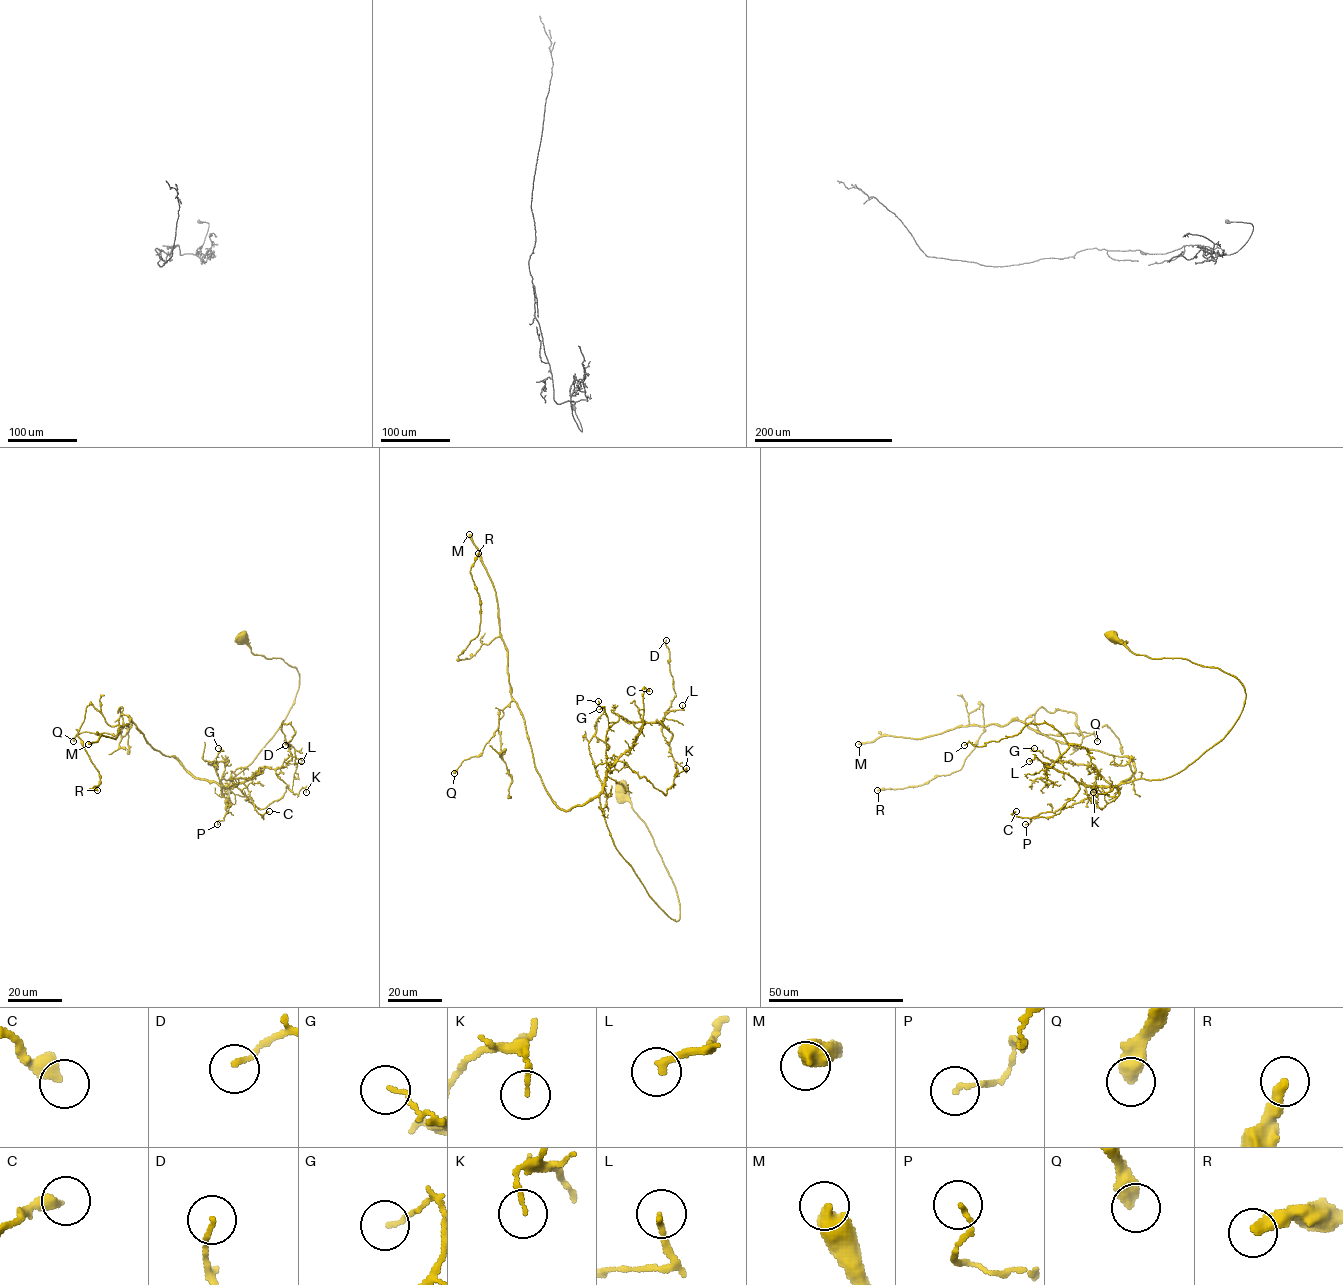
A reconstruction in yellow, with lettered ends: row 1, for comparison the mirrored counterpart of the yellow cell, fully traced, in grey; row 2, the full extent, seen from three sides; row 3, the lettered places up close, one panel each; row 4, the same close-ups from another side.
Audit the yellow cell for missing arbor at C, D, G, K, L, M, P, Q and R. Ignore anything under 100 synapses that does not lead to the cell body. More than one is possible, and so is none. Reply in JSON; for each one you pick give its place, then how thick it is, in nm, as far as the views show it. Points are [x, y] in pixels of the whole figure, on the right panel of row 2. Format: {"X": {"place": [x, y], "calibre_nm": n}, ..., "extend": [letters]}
{"M": {"place": [858, 744], "calibre_nm": 600}, "extend": ["M"]}

